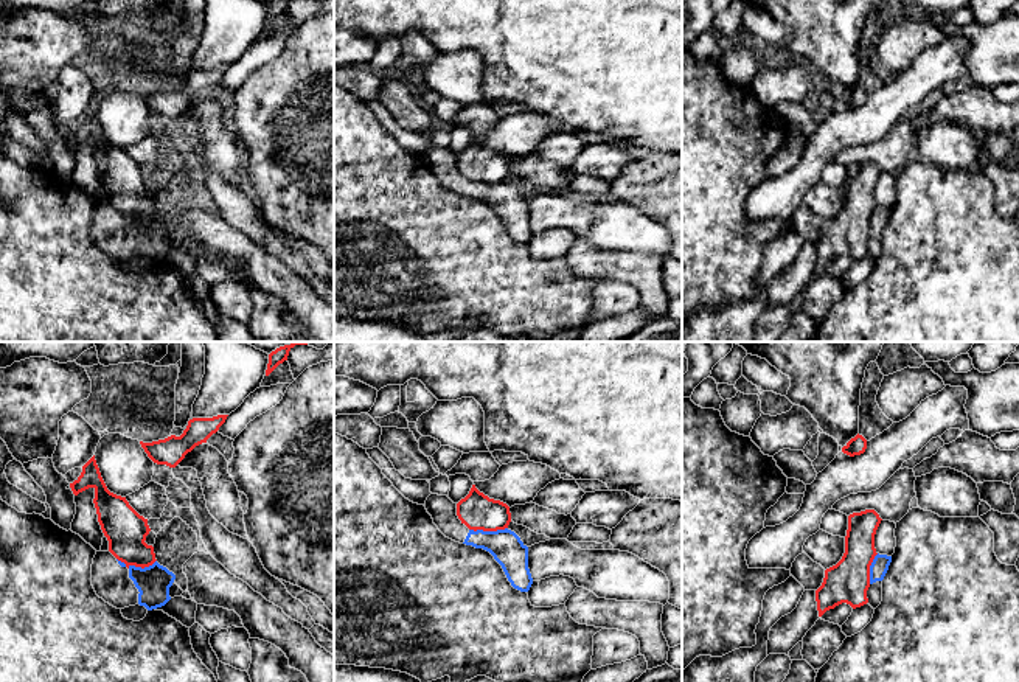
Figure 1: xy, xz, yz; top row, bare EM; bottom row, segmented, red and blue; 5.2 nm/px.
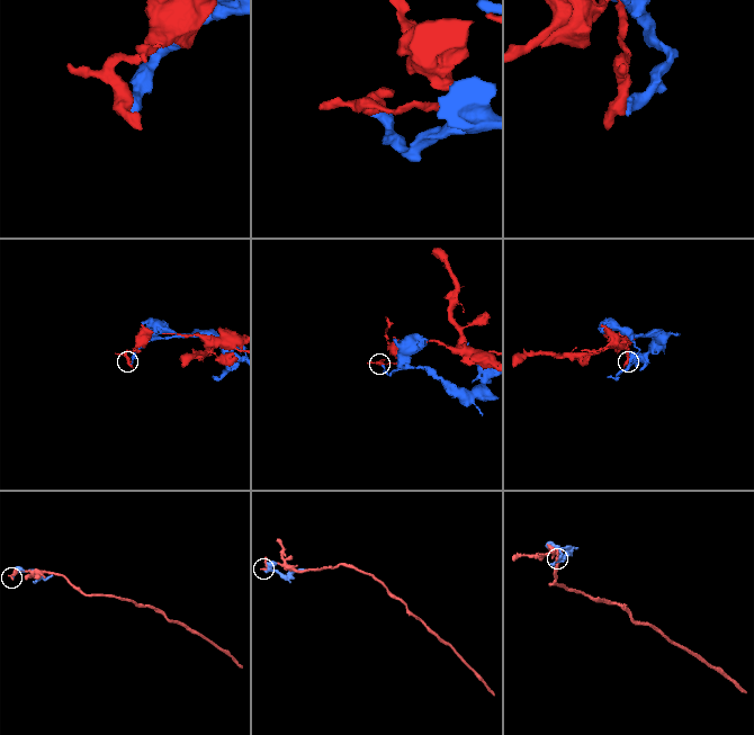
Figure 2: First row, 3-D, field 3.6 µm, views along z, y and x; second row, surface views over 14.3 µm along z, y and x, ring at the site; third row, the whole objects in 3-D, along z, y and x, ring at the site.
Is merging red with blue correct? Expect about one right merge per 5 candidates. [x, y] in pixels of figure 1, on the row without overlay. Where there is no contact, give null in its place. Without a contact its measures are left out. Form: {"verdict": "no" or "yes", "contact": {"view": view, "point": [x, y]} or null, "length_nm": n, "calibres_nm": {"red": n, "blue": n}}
{"verdict": "no", "contact": {"view": "xy", "point": [137, 218]}, "length_nm": 200, "calibres_nm": {"red": 220, "blue": 170}}

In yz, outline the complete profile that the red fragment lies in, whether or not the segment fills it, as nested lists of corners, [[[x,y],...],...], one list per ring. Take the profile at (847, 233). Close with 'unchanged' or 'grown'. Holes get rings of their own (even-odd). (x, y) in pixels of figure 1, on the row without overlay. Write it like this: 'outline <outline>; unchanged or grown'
outline [[[875,162],[848,168],[845,205],[842,211],[825,222],[822,238],[816,242],[819,269],[847,255],[853,261],[868,255],[870,217],[875,211],[875,186],[881,176]]]; unchanged

